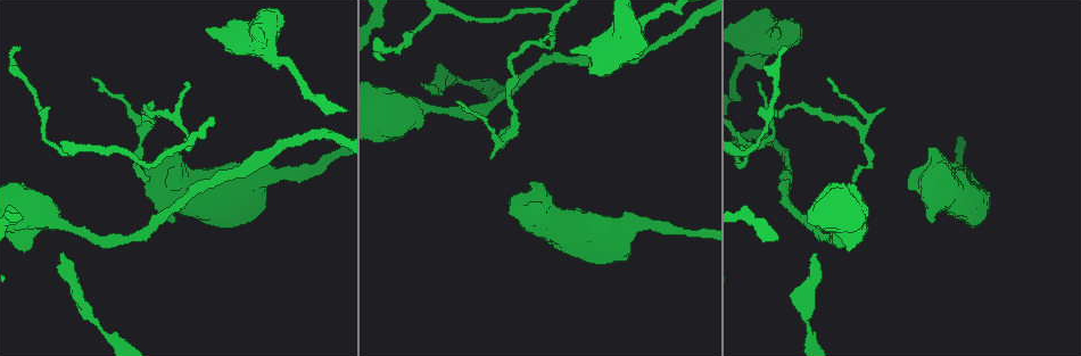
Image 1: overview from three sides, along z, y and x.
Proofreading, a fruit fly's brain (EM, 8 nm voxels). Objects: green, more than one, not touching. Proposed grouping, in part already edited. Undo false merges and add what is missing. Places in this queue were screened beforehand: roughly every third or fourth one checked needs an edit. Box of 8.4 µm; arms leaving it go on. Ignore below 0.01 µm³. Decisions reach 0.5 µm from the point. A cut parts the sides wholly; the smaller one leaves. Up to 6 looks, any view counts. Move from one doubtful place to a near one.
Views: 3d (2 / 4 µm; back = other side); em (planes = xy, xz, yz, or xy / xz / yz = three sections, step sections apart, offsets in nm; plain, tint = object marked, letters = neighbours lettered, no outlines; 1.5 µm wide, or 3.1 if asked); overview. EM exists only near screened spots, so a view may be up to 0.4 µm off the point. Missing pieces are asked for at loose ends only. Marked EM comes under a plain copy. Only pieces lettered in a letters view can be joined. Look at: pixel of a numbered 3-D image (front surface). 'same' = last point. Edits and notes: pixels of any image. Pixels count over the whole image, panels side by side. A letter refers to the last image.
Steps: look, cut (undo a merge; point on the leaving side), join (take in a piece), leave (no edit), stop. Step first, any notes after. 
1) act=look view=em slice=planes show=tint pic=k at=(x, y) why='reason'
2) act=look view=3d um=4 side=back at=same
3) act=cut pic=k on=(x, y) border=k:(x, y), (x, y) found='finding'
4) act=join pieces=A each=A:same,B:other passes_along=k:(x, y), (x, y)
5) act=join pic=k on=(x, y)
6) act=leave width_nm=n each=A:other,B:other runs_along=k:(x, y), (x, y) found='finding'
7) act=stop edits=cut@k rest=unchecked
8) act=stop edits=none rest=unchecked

act=look view=em slice=planes show=letters pic=1 at=(384, 60) why='free end'

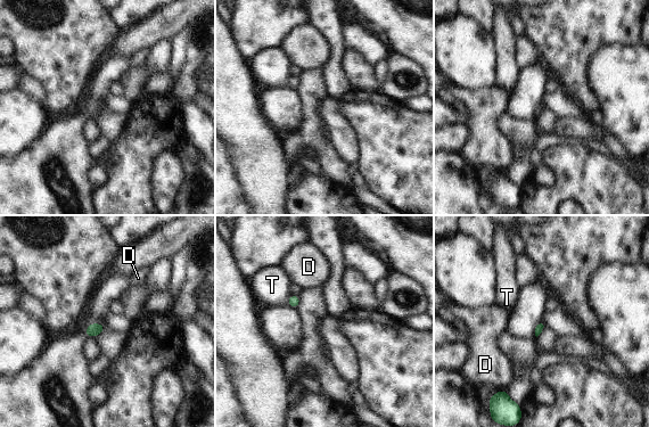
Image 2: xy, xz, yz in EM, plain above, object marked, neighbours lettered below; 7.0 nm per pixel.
act=leave longest_contact=T:90nm each=D:other,T:other border=2:(292, 294), (286, 304) found='none of them fits'

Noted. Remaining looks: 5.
act=look view=em slice=xz step=4 show=tint pic=1 at=(426, 23) why='thick turns thin'

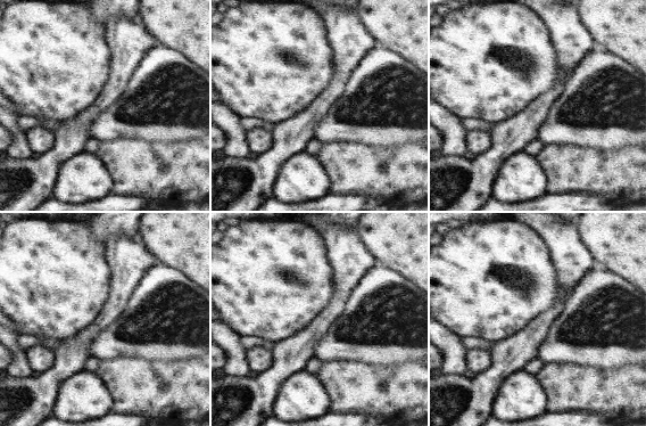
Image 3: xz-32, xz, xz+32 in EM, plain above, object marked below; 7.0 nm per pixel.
act=look view=em slice=planes show=tint at=same

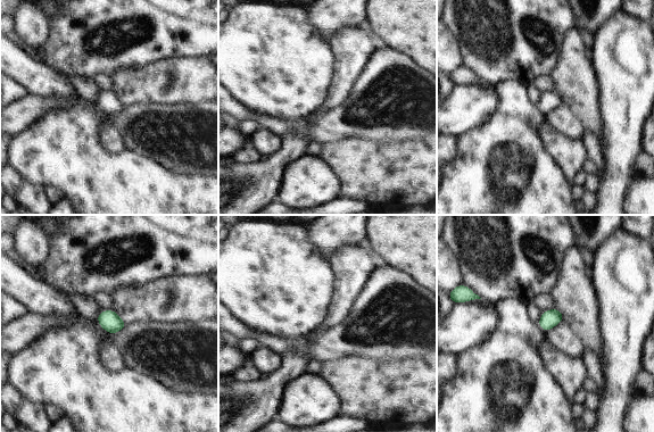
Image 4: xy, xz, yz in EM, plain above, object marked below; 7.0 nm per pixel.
act=look view=em slice=planes show=letters at=same

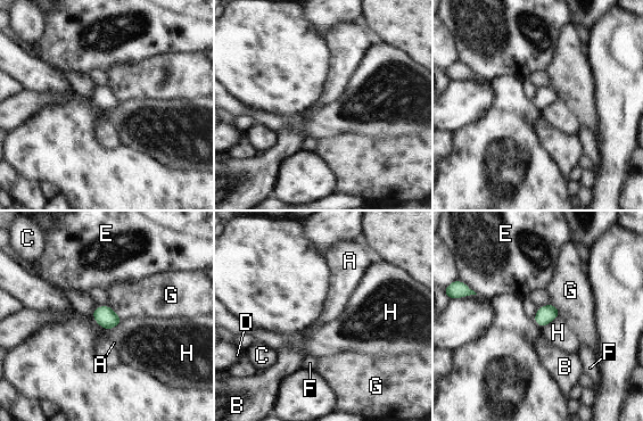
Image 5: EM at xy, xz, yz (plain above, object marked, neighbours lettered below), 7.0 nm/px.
act=leave width_nm=130 each=A:other,B:other,C:other,D:other,E:other,F:other,G:other,H:other border=5:(550, 303), (558, 308), (559, 316) found='one cell here'

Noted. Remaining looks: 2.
act=look view=em slice=planes show=letters pic=1 at=(424, 88) why='long arm stops here'

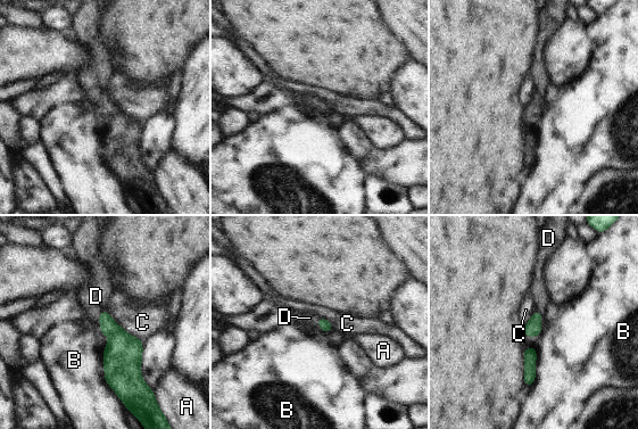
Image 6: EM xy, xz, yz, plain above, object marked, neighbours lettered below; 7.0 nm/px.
act=join pieces=D longest_contact=B:400nm each=A:other,B:other,C:other,D:same passes_along=6:(119, 341), (100, 312), (96, 296) found='it goes on there'

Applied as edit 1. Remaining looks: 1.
act=stop edits=join@6 rest=unchecked

